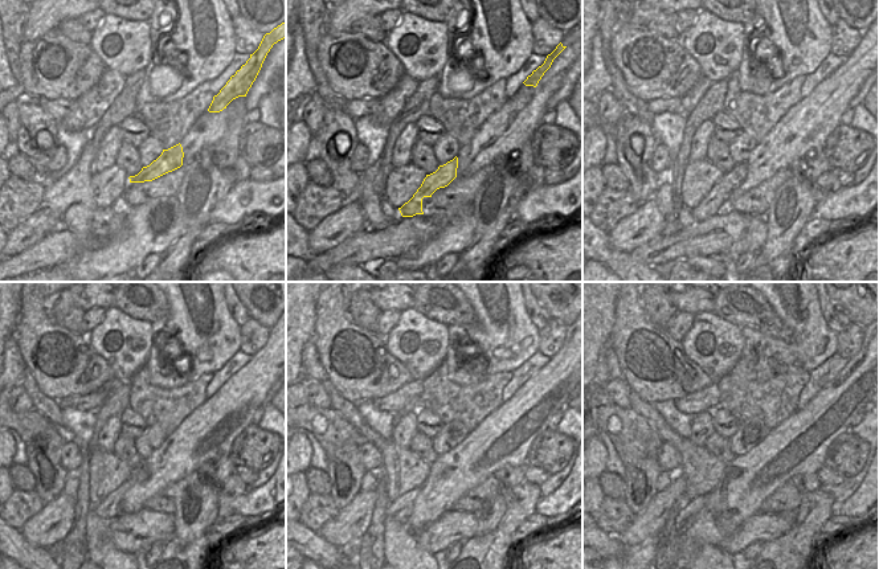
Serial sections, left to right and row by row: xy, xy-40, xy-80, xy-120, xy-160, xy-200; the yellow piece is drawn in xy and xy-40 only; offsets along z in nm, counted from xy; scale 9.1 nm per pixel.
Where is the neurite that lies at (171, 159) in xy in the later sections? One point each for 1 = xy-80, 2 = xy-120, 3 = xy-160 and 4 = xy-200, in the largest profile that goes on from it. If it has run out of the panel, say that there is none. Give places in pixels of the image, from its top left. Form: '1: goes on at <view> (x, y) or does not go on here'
1: goes on at xy-80 (732, 179)
2: goes on at xy-120 (110, 507)
3: goes on at xy-160 (400, 510)
4: goes on at xy-200 (694, 506)

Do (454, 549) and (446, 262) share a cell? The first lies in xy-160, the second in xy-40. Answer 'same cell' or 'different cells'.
same cell

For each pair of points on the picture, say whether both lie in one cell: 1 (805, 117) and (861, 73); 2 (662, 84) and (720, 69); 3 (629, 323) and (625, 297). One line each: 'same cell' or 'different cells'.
1: same cell
2: different cells
3: same cell

